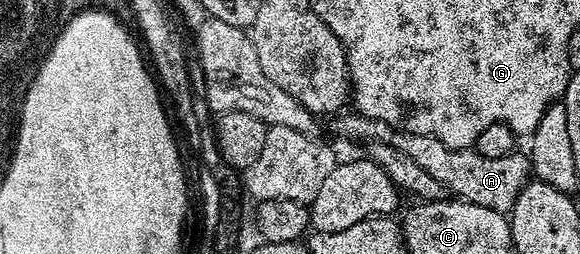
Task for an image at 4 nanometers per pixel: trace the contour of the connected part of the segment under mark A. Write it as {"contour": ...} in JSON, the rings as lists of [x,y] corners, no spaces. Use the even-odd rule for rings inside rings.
{"contour":[[[343,111],[334,118],[331,129],[339,137],[348,137],[351,141],[368,143],[371,141],[384,141],[393,147],[405,151],[409,158],[417,163],[421,170],[427,171],[433,179],[443,185],[448,194],[454,195],[458,200],[475,203],[477,206],[487,207],[501,214],[508,214],[517,195],[527,184],[530,172],[530,158],[521,151],[510,153],[507,156],[490,159],[470,149],[447,149],[441,139],[433,139],[429,135],[416,133],[402,133],[400,129],[389,127],[389,123],[369,119],[357,111]]]}

